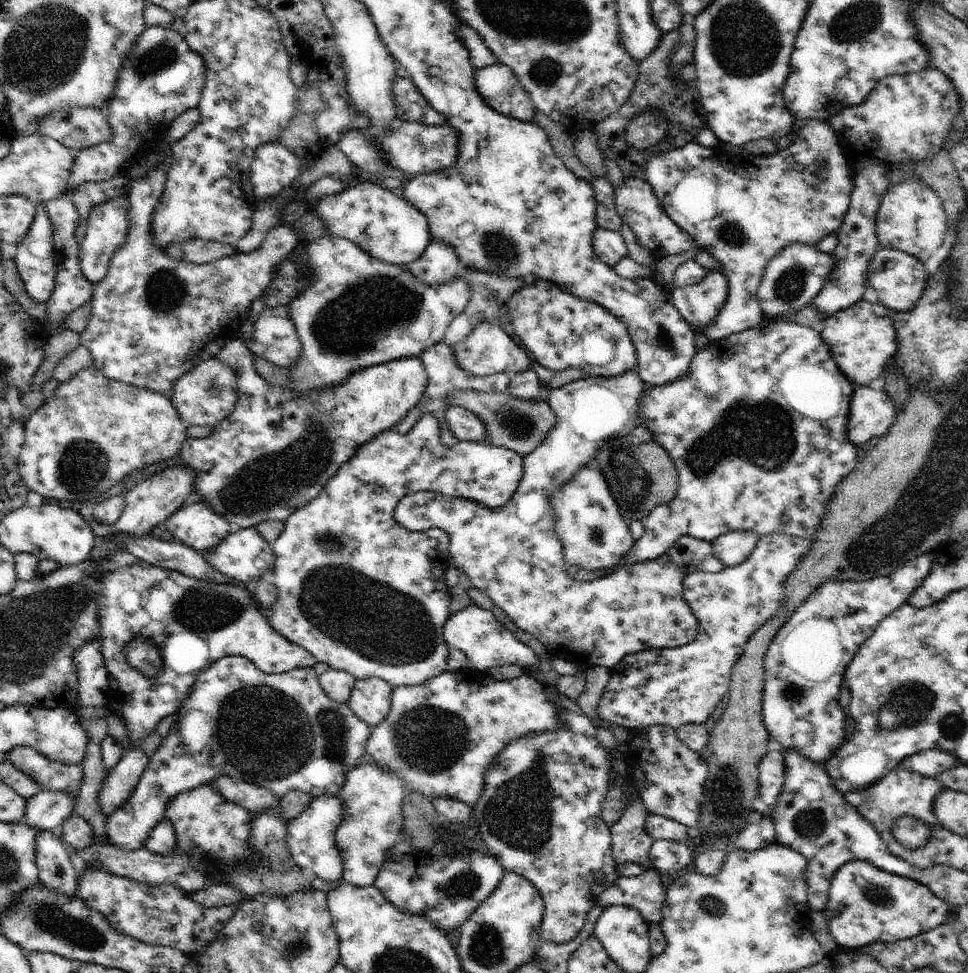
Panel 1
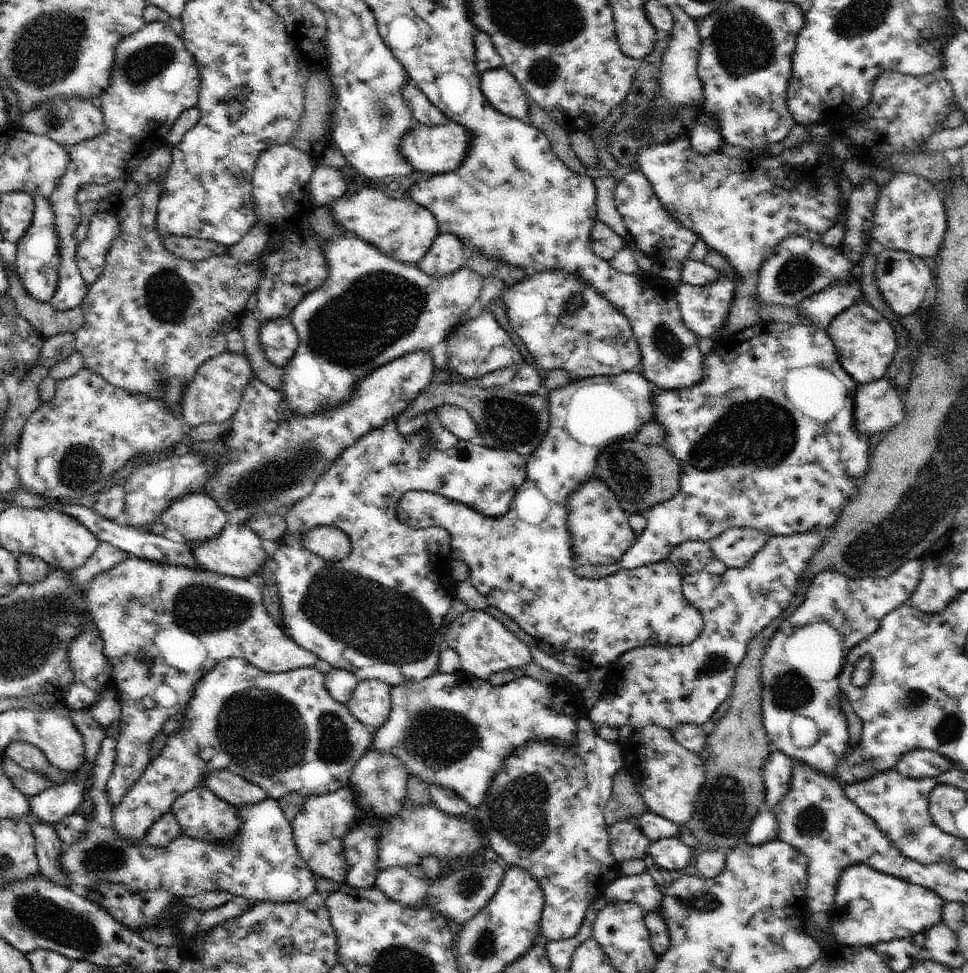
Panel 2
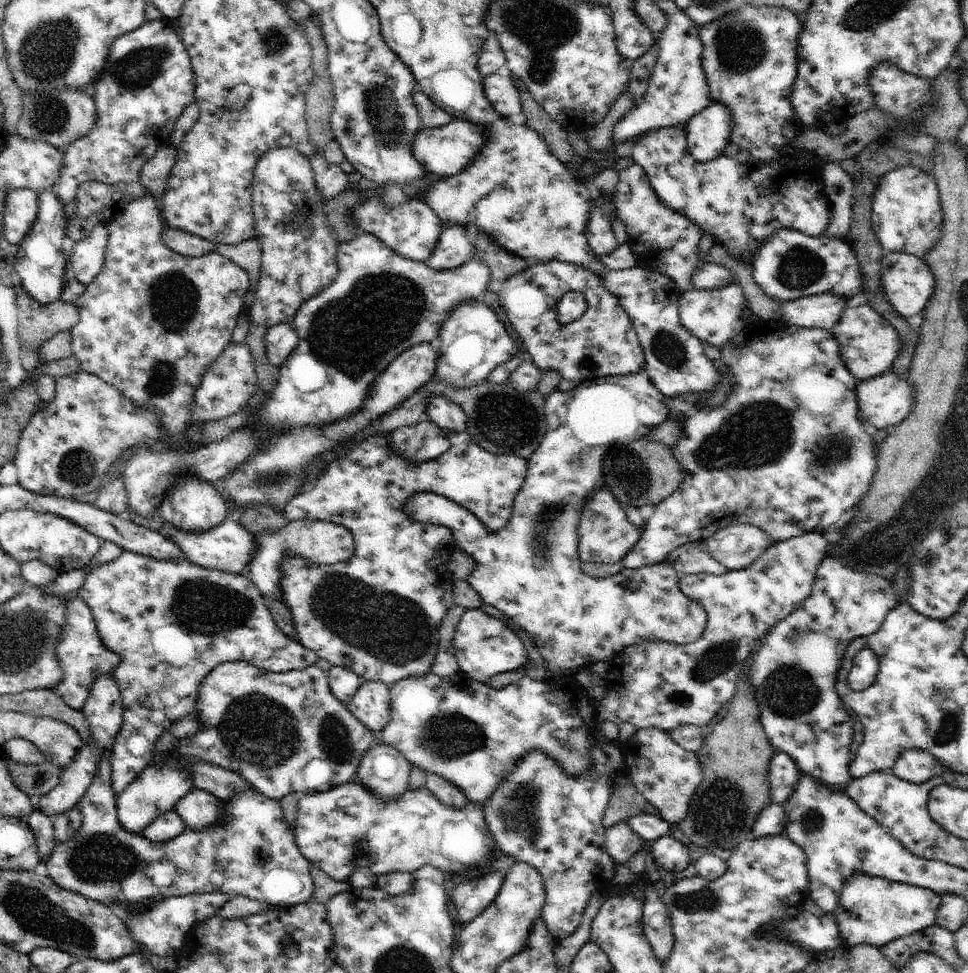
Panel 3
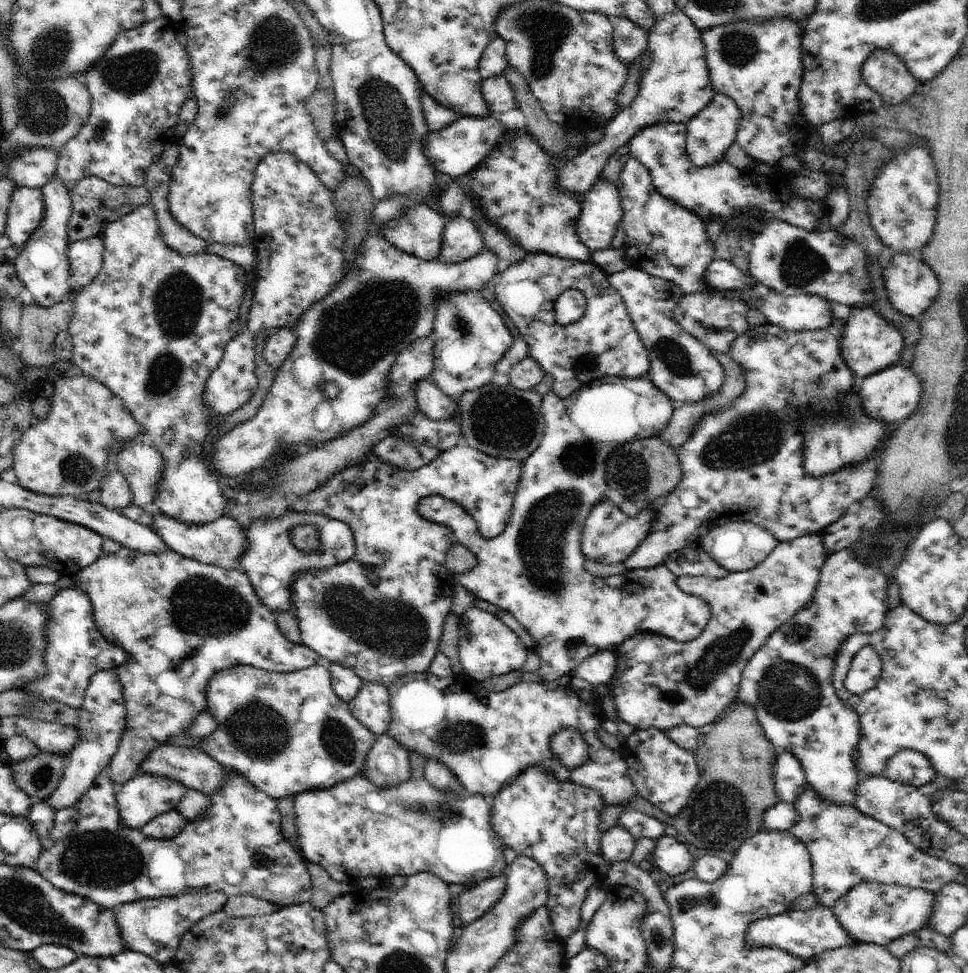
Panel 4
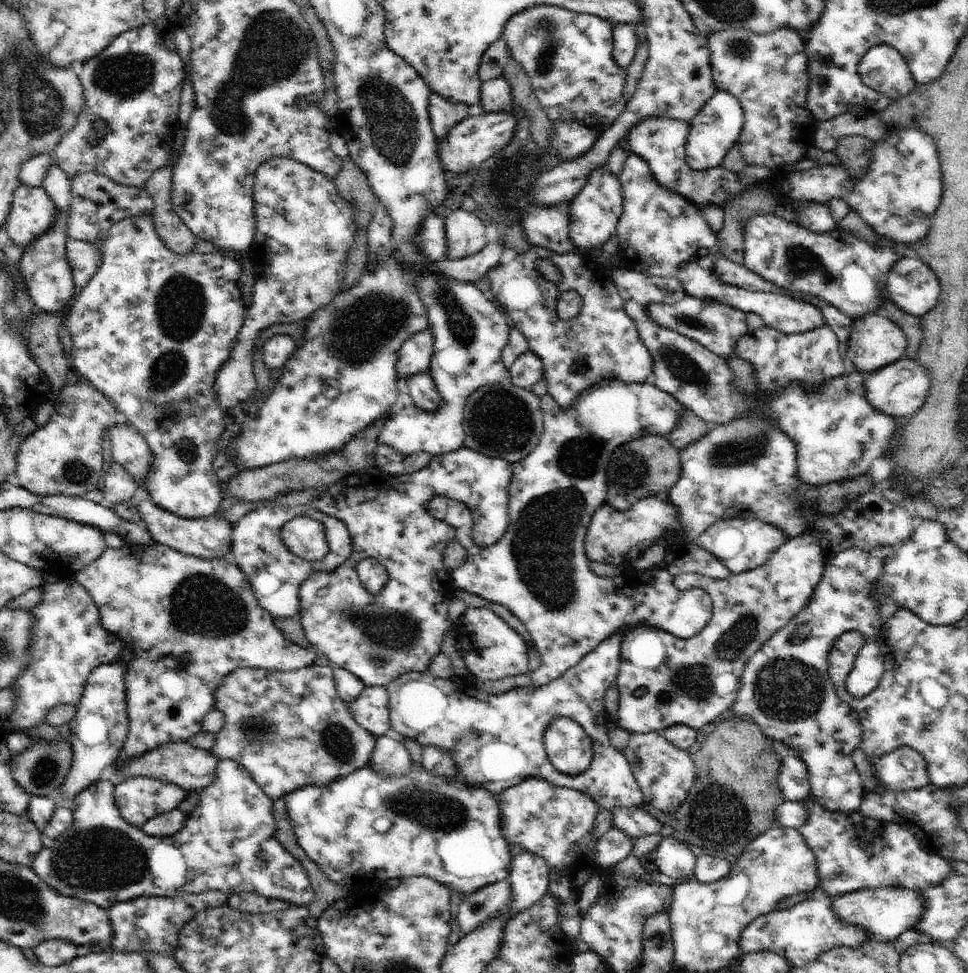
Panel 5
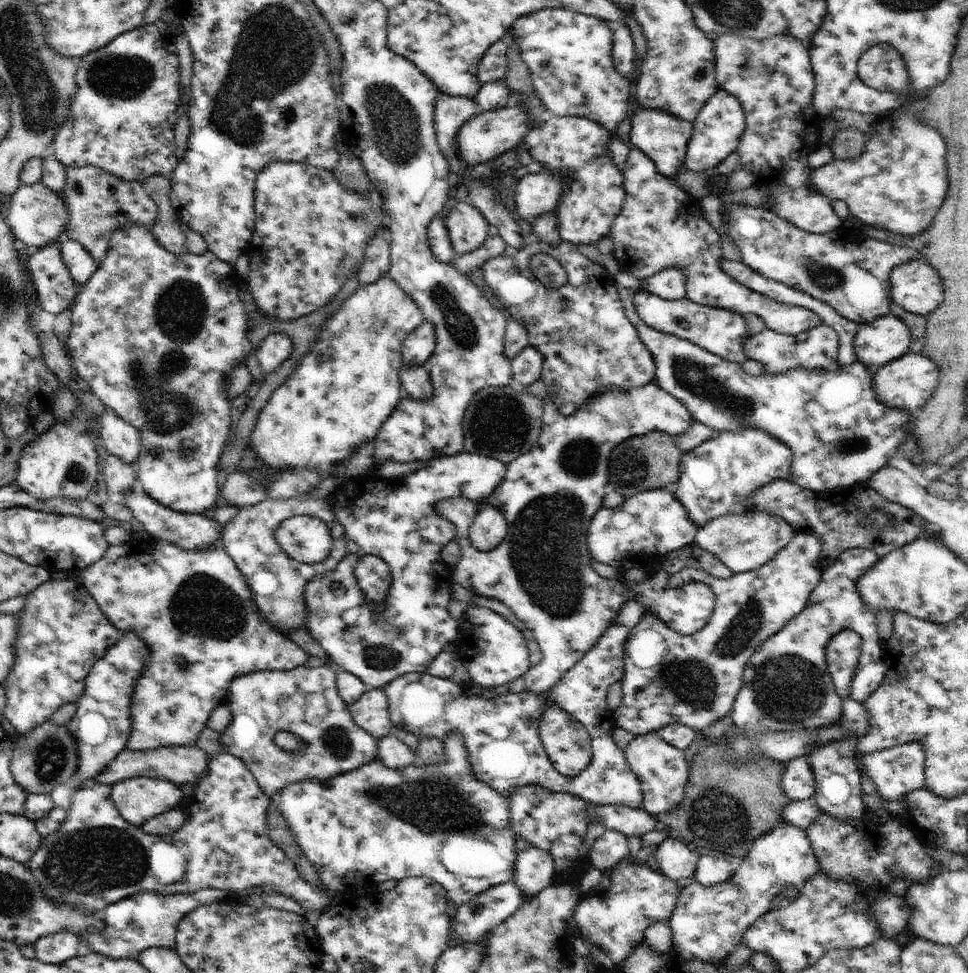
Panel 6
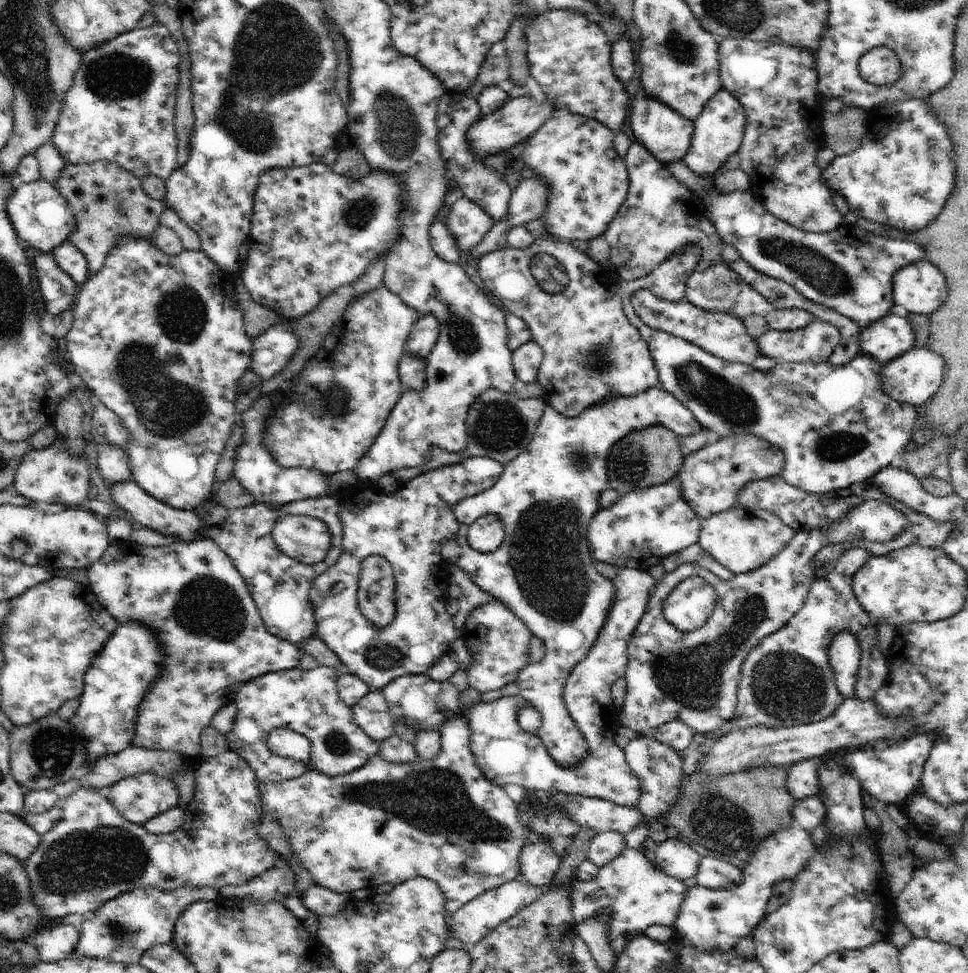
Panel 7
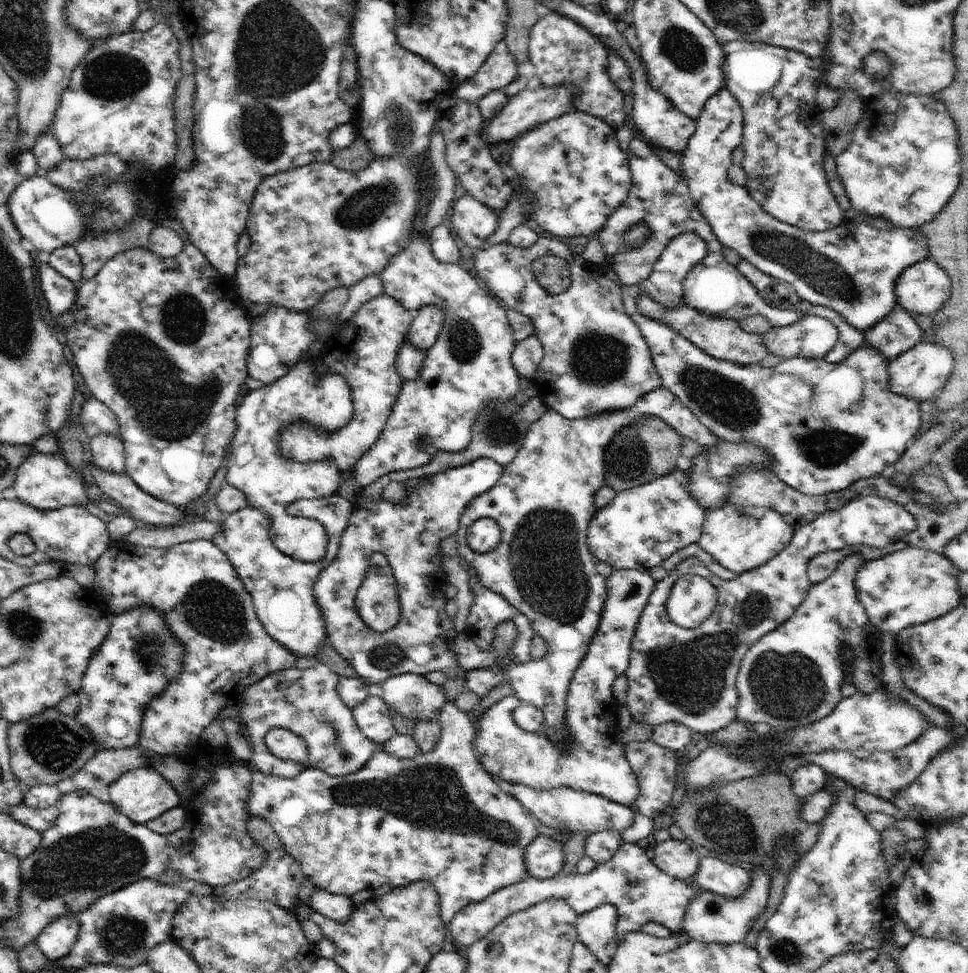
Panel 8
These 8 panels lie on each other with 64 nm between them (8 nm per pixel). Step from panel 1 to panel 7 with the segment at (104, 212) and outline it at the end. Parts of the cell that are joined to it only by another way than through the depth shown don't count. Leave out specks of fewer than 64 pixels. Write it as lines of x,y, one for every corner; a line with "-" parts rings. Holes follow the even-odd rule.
66,239
58,248
53,250
56,262
72,280
83,285
89,277
89,262
82,251

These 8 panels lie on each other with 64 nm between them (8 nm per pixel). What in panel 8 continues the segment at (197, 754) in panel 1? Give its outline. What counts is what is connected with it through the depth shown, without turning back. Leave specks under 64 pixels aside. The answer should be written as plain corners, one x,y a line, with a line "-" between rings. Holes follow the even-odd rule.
318,663
311,669
297,669
295,666
289,669
279,670
278,672
273,672
272,674
268,674
268,676
265,676
261,681
255,682
254,685
250,685
243,694
243,697
241,698
241,707
240,710
240,716
246,721
242,721
241,726
241,733
244,738
247,738
249,740
249,743
251,744
251,750
252,750
252,756
250,757
248,764
250,764
254,769
257,771
262,771
262,774
265,775
272,775
277,777
282,777
283,779
291,779
294,777
297,777
305,768
308,767
314,767
315,769
323,770
326,774
329,774
333,777
343,777
344,775
349,775
352,773
355,773
357,770
360,770
369,760
372,758
372,755
377,751
381,750
381,744
375,743
373,740
370,740
369,738
366,738
364,734
362,734
362,731
359,730
359,726
356,724
354,715
353,715
353,709
351,709
349,706
346,706
339,697
339,692
337,689
337,686
339,684
339,680
341,679
341,676
339,674
336,674
335,672
332,672
328,666
323,665
322,663
-
273,728
285,728
288,730
291,730
292,732
295,732
298,734
298,736
302,736
304,740
307,742
307,745
309,746
309,763
308,767
305,767
304,764
299,762
294,762
292,759
281,759
277,756
274,756
266,746
265,743
265,736
267,735
267,732
270,732
-
140,767
128,771
116,779
109,787
110,802
132,822
145,825
148,821
158,818
167,810
179,805
179,794
169,780
152,767

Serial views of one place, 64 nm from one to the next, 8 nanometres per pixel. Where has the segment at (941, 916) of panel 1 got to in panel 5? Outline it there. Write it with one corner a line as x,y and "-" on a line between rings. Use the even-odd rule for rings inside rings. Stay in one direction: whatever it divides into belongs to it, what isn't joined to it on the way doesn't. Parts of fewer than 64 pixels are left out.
880,887
871,889
860,889
856,892
845,894
844,896
836,897
832,900
832,910
845,923
852,923
854,926
859,926
867,933
867,938
870,941
877,943
891,943
906,931
912,930
921,921
925,913
925,898
918,890
912,890
906,887

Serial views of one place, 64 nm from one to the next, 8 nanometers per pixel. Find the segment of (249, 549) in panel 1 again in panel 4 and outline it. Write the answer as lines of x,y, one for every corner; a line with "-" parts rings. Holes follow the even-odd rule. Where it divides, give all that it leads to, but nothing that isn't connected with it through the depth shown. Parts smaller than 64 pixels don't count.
150,507
148,510
152,511
154,519
152,530
170,550
200,563
218,566
225,570
233,568
240,570
240,562
249,543
245,537
243,526
240,526
228,514
223,515
214,523
209,523
208,525
192,525
180,523
175,519
166,517
154,507

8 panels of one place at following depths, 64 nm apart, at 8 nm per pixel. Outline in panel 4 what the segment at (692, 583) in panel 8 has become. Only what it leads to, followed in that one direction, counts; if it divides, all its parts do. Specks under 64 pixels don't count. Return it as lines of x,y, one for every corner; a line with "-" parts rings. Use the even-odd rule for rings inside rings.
644,374
644,376
640,376
640,378
612,377
607,380
596,380
587,385
582,385
568,398
560,398
557,394
552,392
549,392
543,397
541,404
541,411
545,420
545,433
543,439
541,440
540,446
523,462
523,466
521,467
521,477
513,502
513,513
511,514
510,523
504,530
504,533
495,539
484,539
475,531
473,518
467,514
466,508
464,508
462,504
447,499
442,495
430,495
424,497
420,500
417,506
417,513
421,518
427,519
432,523
449,527
455,537
454,540
470,550
476,557
478,564
476,564
476,566
469,572
456,576
456,584
459,583
461,586
464,586
465,590
472,592
478,599
491,603
502,611
512,614
516,620
526,628
526,631
532,636
533,642
535,643
534,652
540,657
540,669
537,671
537,674
541,677
542,682
553,682
554,680
569,674
573,669
576,669
582,664
582,662
595,656
598,652
617,651
626,640
629,640
640,633
646,632
658,634
680,643
688,643
698,638
704,631
706,624
709,622
709,605
697,595
690,595
679,590
679,587
677,586
677,577
670,572
664,564
650,569
632,571
626,569
622,574
608,578
594,578
594,576
591,576
589,572
584,569
586,558
581,552
583,525
586,518
591,513
593,506
602,497
609,494
604,464
598,464
598,462
602,460
600,454
598,454
598,446
600,446
600,444
606,444
606,442
612,442
612,448
616,448
616,446
620,446
620,444
658,436
658,434
665,428
666,424
668,424
670,417
674,414
675,407
678,405
678,403
673,402
671,398
668,398
668,396
666,396
666,394
659,388
656,388
654,383
652,383
648,377
648,374
-
567,727
551,739
553,756
568,769
576,769
587,762
588,744
583,735
574,728

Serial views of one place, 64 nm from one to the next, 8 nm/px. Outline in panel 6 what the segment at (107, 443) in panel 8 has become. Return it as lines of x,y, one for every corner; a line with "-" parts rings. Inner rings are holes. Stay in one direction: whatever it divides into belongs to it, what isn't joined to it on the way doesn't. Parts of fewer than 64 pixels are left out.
109,454
106,458
103,475
109,496
108,502
122,502
125,494
132,491
132,486
136,482
137,472
117,456

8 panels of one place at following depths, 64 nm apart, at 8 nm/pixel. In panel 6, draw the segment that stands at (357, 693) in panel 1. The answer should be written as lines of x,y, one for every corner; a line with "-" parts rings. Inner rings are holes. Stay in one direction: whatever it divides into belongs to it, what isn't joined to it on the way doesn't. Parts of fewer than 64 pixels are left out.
370,688
349,706
354,722
376,740
390,734
393,724
389,717
389,702
383,688

